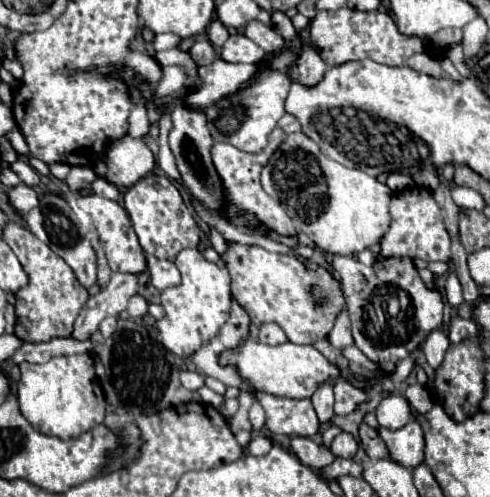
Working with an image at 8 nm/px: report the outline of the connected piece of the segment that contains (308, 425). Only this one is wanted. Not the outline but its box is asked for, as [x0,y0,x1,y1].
[258,394,320,436]

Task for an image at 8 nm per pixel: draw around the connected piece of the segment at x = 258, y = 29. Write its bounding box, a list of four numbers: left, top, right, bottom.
[244,20,284,54]

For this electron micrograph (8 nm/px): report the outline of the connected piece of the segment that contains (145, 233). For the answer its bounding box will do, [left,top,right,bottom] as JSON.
[124,174,202,260]

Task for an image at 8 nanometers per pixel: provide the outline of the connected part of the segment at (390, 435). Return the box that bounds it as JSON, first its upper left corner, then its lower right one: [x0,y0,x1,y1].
[378,420,424,468]

